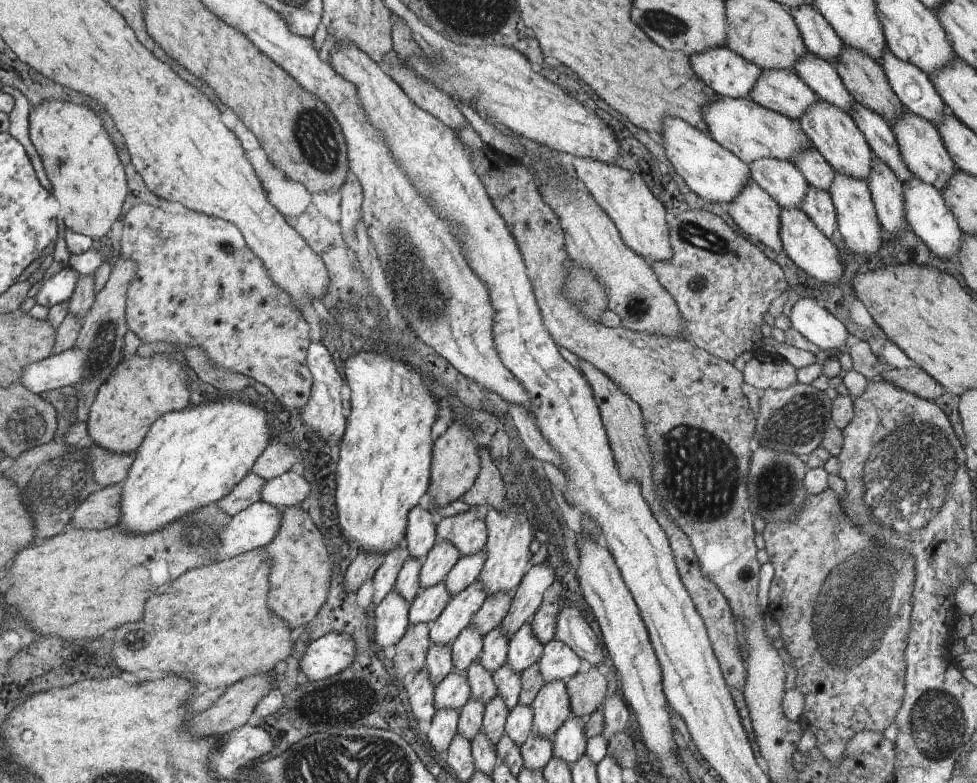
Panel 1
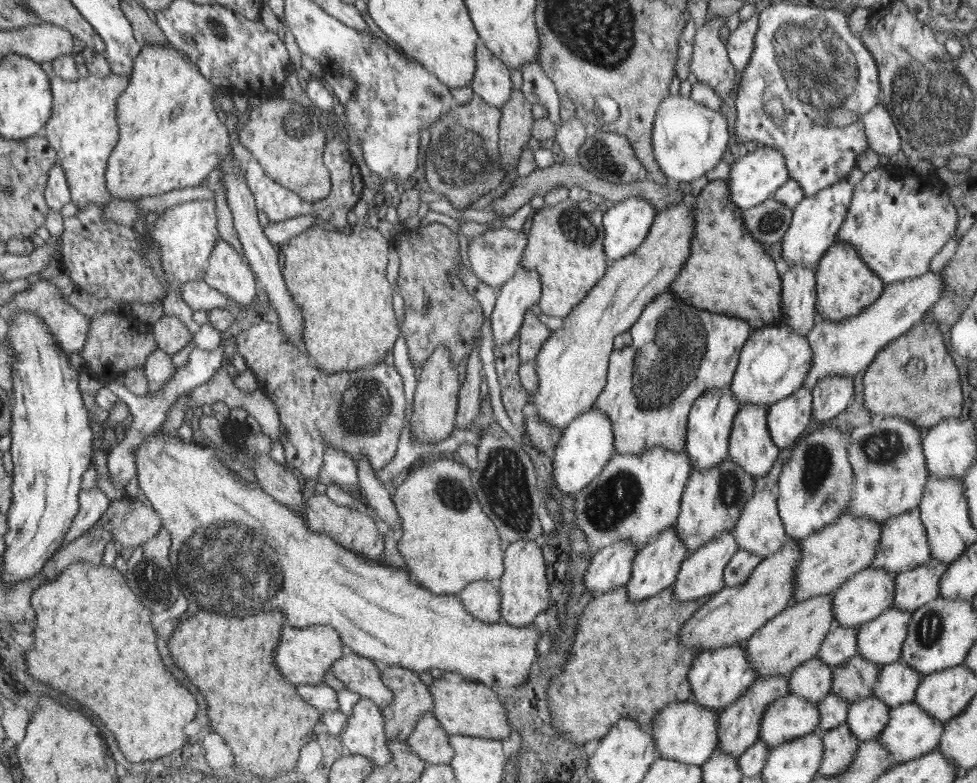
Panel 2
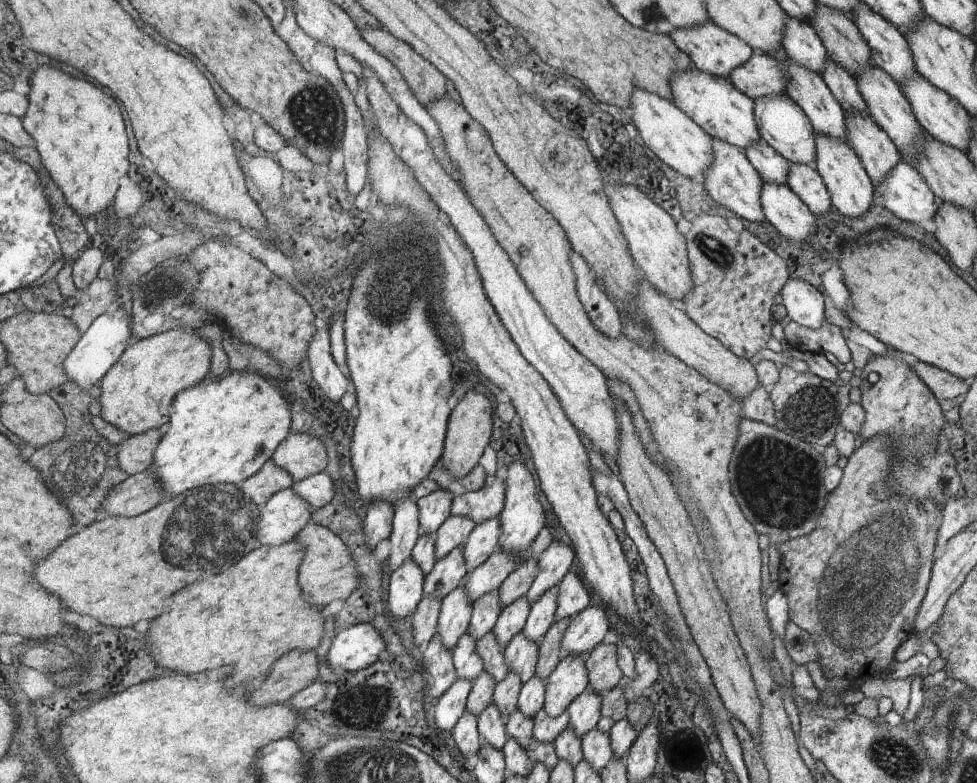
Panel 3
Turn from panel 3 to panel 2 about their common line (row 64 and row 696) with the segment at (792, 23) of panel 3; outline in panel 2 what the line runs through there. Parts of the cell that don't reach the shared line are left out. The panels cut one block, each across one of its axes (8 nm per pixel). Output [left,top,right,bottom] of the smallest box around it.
[788,657,833,703]

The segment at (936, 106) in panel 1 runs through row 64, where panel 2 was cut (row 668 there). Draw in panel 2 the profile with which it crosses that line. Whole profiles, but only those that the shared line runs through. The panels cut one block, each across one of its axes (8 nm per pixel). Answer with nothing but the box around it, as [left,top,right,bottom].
[872,661,922,708]

